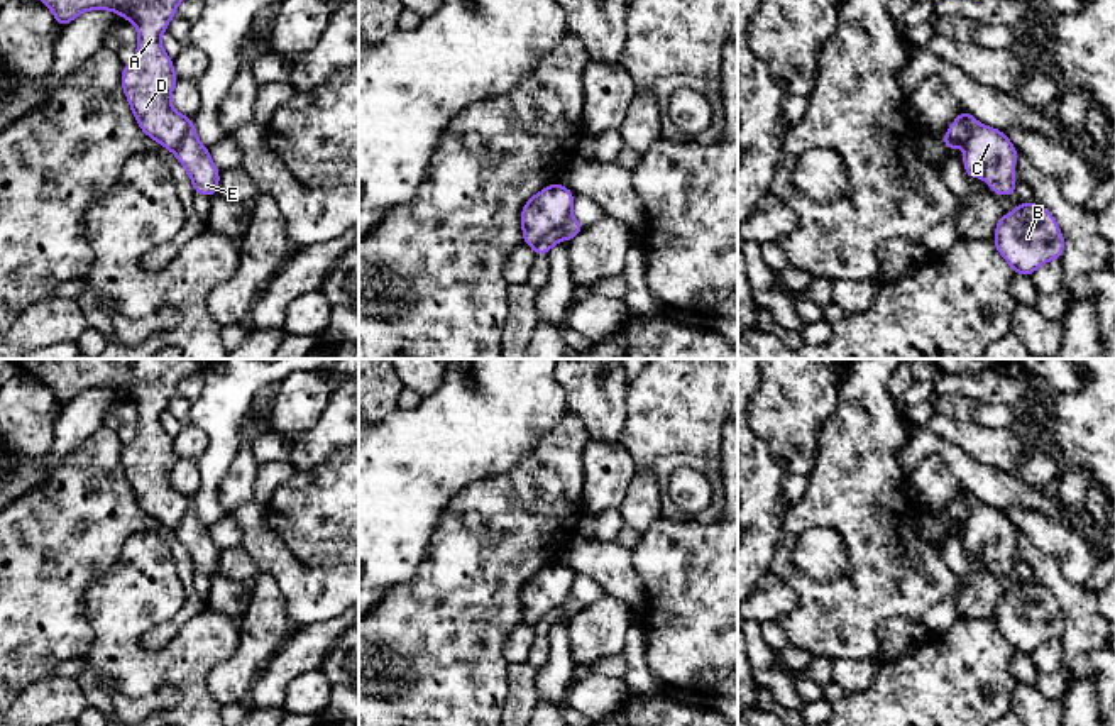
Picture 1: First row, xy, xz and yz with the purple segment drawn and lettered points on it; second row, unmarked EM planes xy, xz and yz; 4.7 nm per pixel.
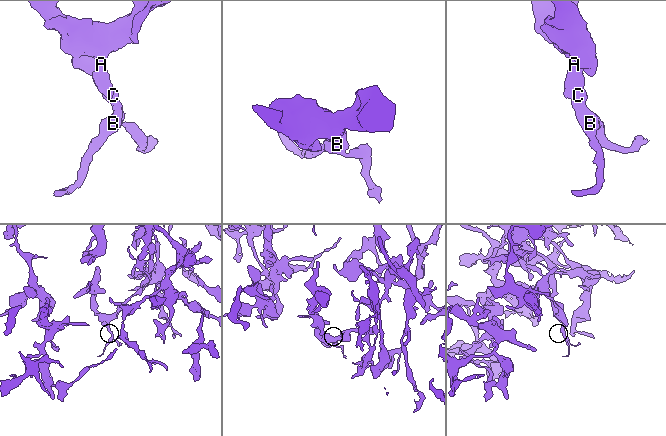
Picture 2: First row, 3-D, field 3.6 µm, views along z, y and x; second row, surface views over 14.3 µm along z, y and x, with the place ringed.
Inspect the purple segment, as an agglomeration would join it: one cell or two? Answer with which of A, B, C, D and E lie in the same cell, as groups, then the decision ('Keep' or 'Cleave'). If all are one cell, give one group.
Groups: A D / B C E. Cleave

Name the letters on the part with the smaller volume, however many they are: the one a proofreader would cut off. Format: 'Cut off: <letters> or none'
Cut off: B, C, E

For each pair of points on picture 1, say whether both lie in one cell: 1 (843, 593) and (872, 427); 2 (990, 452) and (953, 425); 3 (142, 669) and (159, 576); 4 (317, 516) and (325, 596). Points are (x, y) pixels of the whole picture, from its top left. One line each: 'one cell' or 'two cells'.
1: one cell
2: one cell
3: one cell
4: two cells

